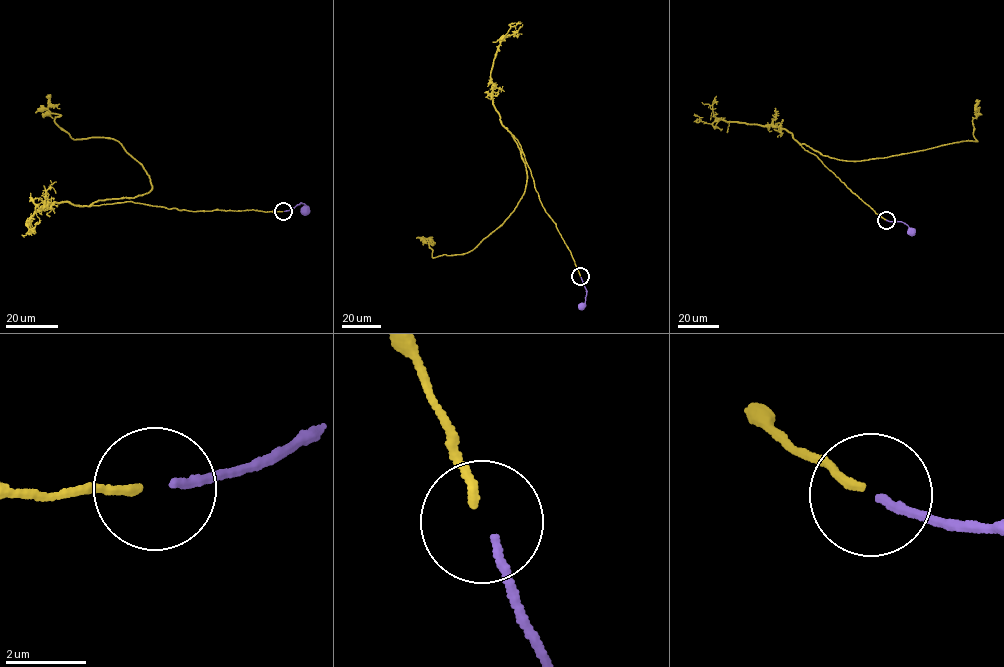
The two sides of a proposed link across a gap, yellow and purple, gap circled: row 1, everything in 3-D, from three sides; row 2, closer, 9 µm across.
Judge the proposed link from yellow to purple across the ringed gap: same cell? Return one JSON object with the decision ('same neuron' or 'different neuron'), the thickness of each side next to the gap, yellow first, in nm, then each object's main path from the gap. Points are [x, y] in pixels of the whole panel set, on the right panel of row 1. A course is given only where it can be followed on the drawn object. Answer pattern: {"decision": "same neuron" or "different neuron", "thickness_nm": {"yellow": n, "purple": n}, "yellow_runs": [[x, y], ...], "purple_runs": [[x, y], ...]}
{"decision": "same neuron", "thickness_nm": {"yellow": 200, "purple": 200}, "yellow_runs": [[885, 219], [800, 145], [852, 161], [976, 141], [972, 122], [980, 100]], "purple_runs": [[886, 220], [903, 222], [910, 230]]}

